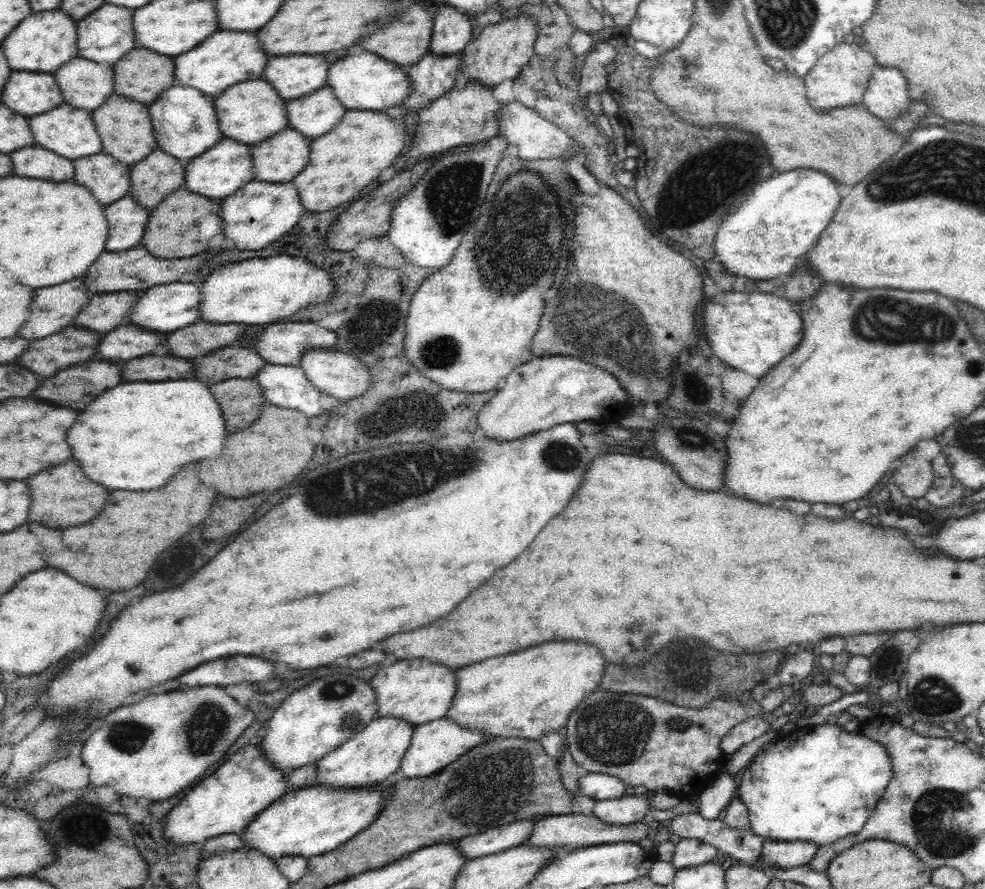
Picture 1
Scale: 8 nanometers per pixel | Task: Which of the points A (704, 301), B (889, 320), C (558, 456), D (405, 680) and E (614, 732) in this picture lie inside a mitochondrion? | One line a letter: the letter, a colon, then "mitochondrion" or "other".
A: other
B: mitochondrion
C: mitochondrion
D: other
E: mitochondrion

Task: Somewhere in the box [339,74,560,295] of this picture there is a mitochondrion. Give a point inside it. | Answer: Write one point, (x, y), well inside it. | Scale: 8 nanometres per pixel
(450, 190)

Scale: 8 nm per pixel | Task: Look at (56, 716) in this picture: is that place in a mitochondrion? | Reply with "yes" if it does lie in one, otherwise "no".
no

